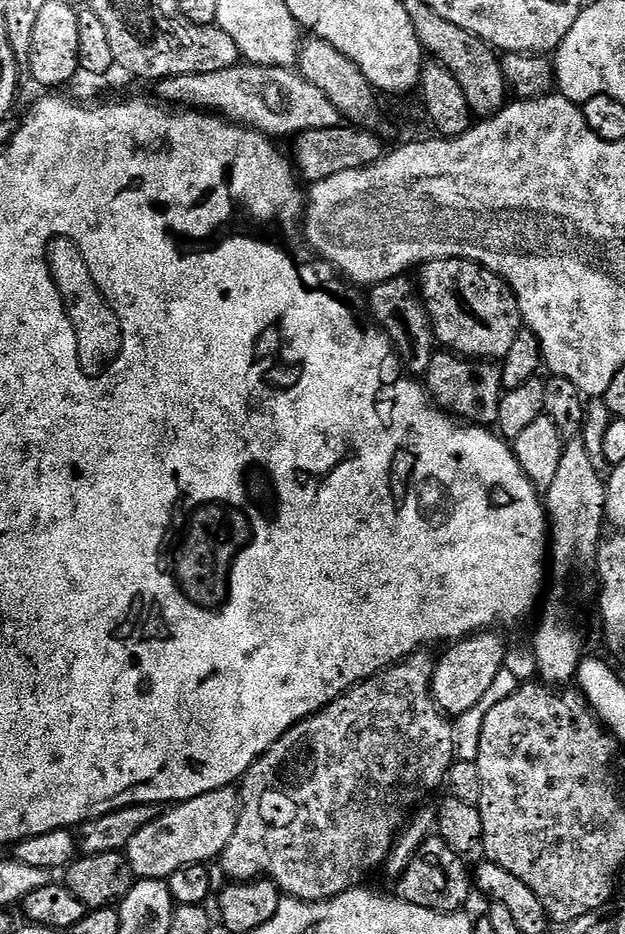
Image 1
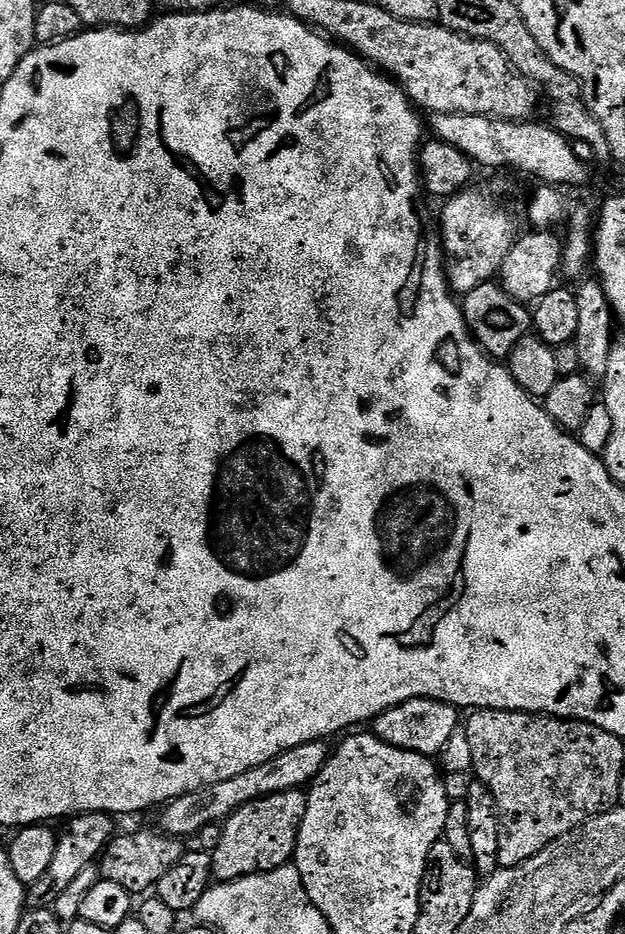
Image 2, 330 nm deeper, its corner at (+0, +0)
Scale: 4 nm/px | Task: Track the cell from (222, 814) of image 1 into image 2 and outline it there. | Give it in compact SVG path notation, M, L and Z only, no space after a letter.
M315 740L314 742L306 742L302 746L294 746L294 750L283 752L282 755L270 762L266 762L262 766L254 766L254 770L246 770L246 774L238 774L238 778L226 778L226 782L218 782L209 788L203 788L197 792L180 796L177 800L172 800L169 804L163 805L162 813L164 812L164 817L161 818L159 827L170 836L181 838L192 836L192 838L196 838L199 837L200 832L206 826L220 824L227 820L228 817L233 816L239 808L254 802L258 798L285 792L291 788L307 789L312 781L315 780L316 775L322 770L322 766L326 766L330 755L330 747L328 748L328 746L330 746L328 740Z

